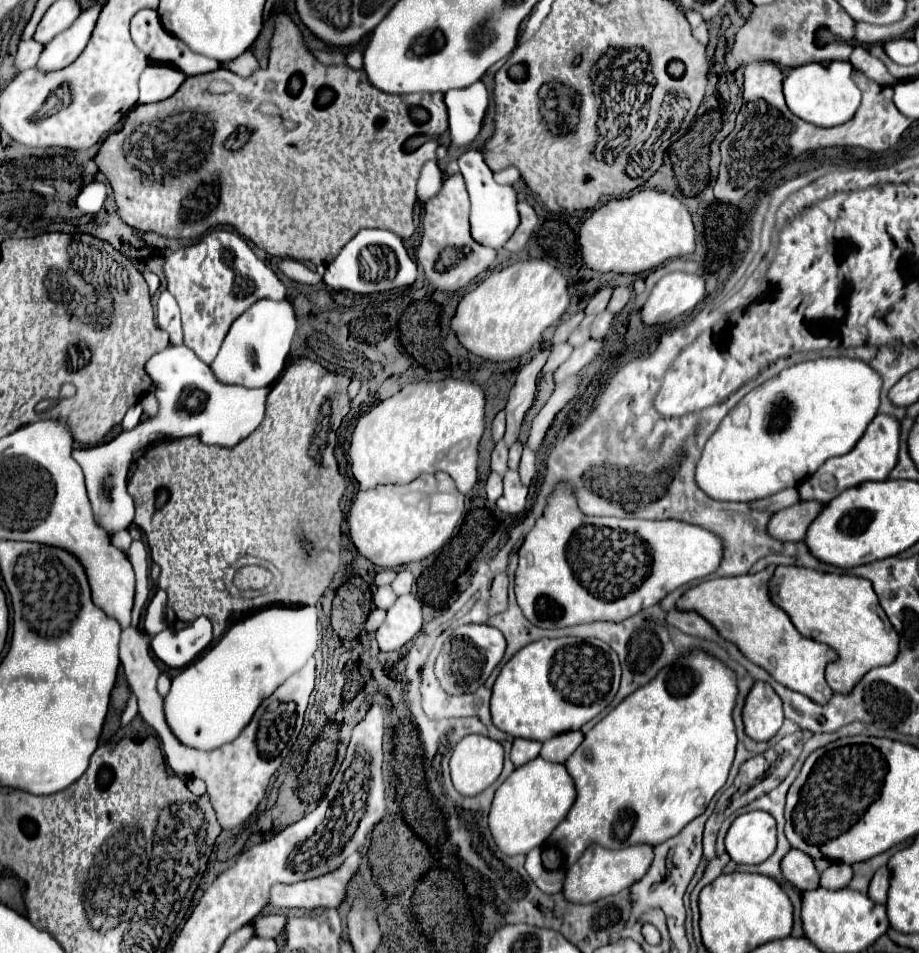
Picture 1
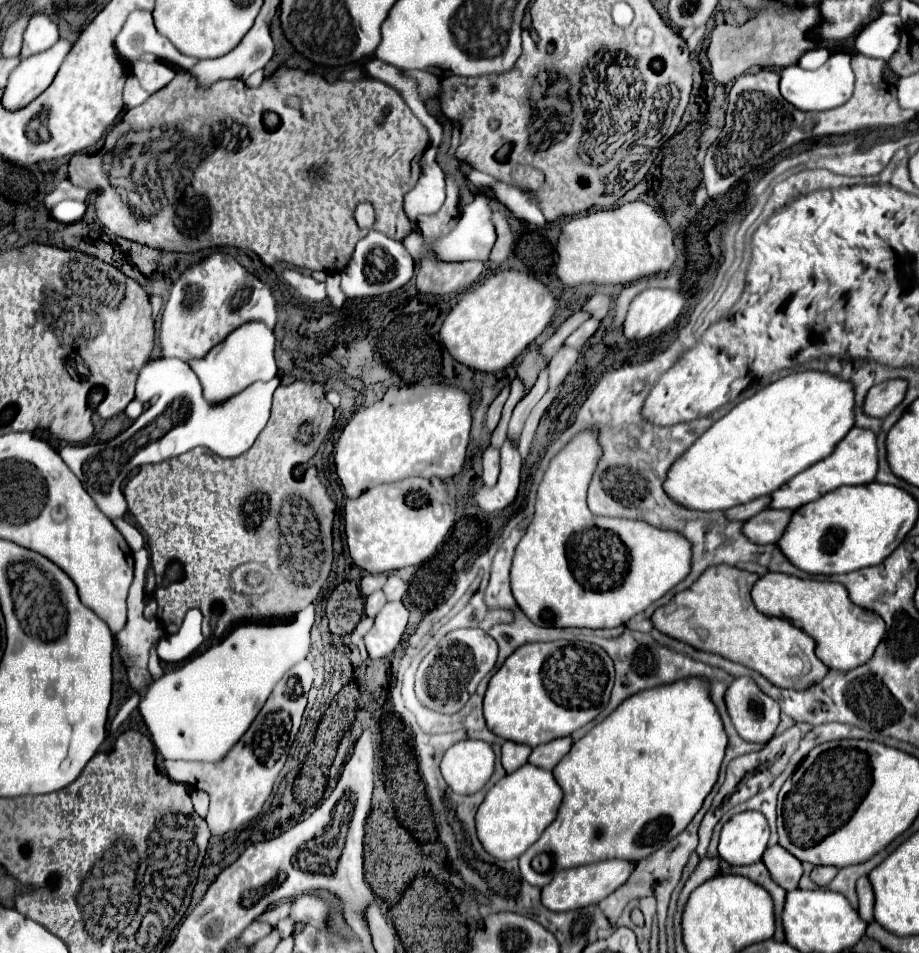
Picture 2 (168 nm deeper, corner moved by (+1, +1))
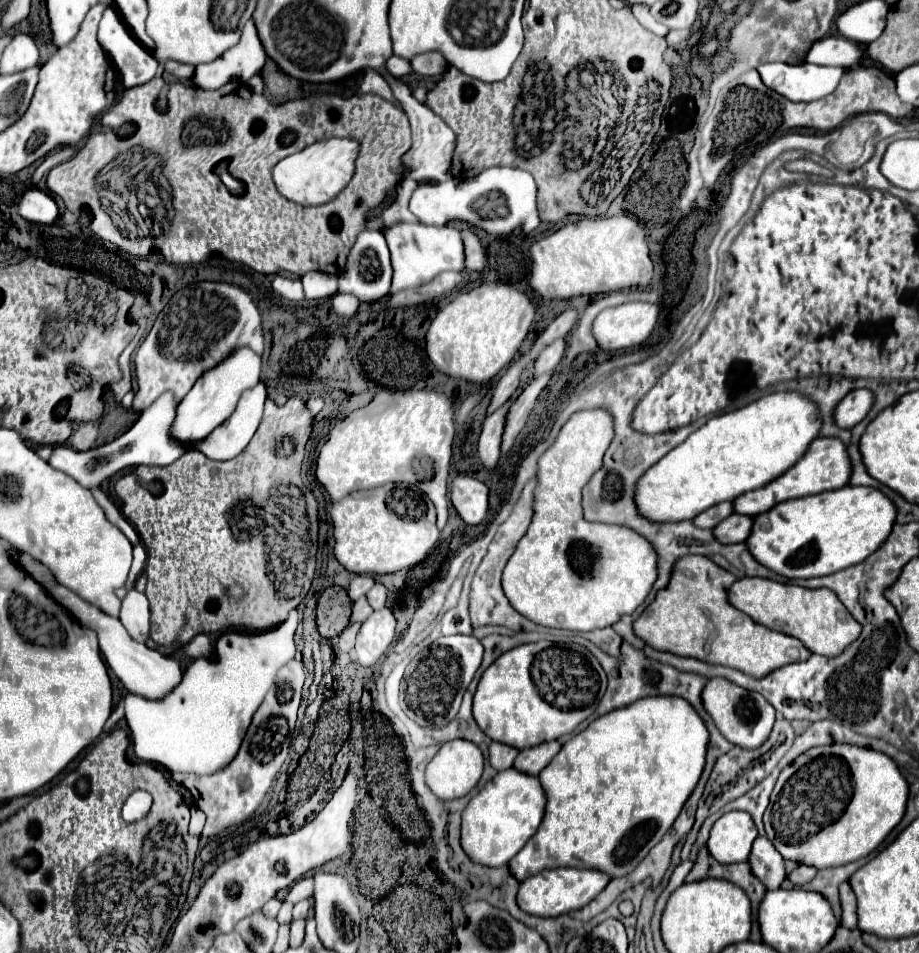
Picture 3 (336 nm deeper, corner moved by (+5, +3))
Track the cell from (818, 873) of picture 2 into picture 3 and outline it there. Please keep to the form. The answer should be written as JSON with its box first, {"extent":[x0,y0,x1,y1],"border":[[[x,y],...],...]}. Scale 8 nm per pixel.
{"extent":[788,866,816,886],"border":[[[798,866],[796,870],[792,870],[788,874],[788,880],[792,884],[796,884],[796,886],[802,886],[802,884],[808,884],[814,878],[814,874],[816,874],[816,868],[812,868],[812,866]]]}

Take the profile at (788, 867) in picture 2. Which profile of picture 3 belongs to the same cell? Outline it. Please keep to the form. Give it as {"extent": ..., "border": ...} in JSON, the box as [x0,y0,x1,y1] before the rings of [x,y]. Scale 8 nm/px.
{"extent":[748,836,786,890],"border":[[[758,836],[752,844],[752,852],[748,856],[752,874],[768,888],[768,890],[776,890],[780,888],[780,884],[786,878],[786,870],[784,870],[784,858],[780,856],[780,852],[772,846],[772,842],[768,842],[766,836]]]}

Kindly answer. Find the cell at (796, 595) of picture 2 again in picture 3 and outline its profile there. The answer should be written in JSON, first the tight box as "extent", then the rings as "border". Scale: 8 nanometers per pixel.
{"extent":[728,578,862,656],"border":[[[740,578],[730,586],[728,602],[736,610],[748,614],[754,622],[798,638],[812,654],[838,656],[862,632],[862,626],[852,618],[846,606],[828,588],[810,590],[766,578]]]}

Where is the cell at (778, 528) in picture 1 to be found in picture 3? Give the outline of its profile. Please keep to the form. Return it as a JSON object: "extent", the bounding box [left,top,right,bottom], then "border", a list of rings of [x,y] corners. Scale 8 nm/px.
{"extent":[712,514,752,544],"border":[[[730,514],[724,522],[720,522],[720,526],[712,528],[712,534],[722,544],[736,544],[736,542],[744,542],[748,538],[750,528],[752,528],[750,516]]]}

